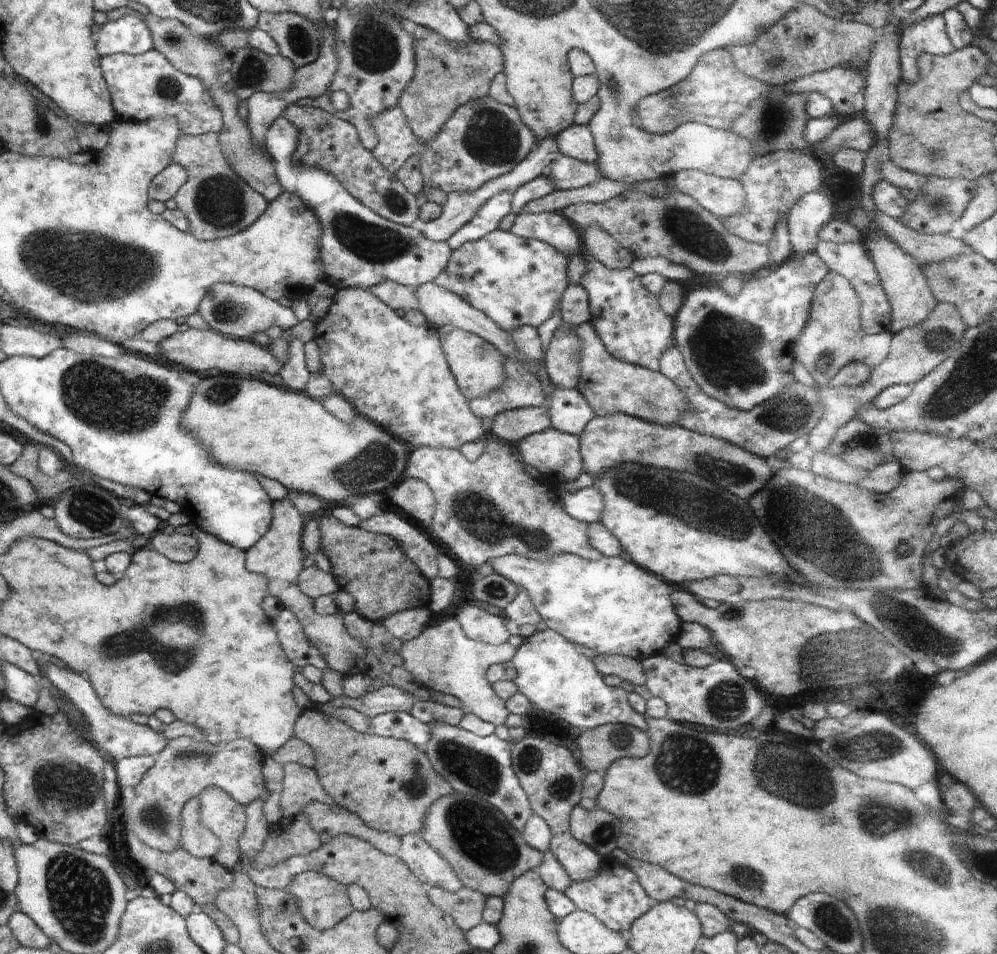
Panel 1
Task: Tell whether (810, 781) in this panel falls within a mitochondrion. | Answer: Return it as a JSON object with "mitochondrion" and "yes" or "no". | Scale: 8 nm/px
{"mitochondrion":"yes"}

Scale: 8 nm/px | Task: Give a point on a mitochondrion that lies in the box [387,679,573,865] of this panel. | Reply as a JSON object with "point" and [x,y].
{"point":[480,771]}

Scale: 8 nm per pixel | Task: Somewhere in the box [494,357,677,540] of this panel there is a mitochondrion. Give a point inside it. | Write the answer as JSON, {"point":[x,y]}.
{"point":[652,400]}

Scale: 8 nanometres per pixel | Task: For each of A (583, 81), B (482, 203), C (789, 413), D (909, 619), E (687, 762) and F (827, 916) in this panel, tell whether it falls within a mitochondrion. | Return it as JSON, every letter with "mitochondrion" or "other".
{"A":"other","B":"other","C":"mitochondrion","D":"mitochondrion","E":"mitochondrion","F":"mitochondrion"}

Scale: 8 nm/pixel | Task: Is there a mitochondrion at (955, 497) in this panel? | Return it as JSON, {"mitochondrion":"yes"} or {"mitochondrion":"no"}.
{"mitochondrion":"no"}

